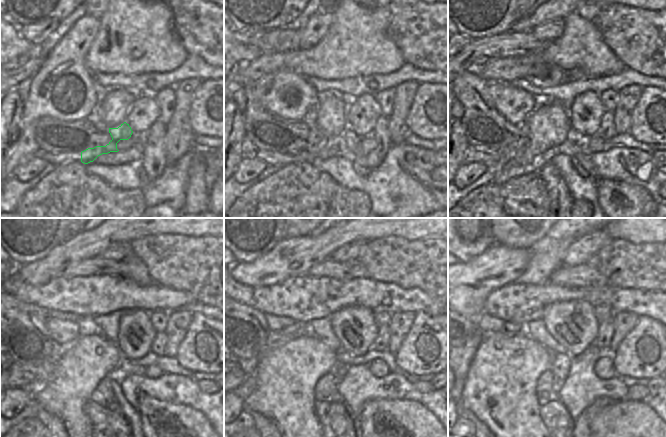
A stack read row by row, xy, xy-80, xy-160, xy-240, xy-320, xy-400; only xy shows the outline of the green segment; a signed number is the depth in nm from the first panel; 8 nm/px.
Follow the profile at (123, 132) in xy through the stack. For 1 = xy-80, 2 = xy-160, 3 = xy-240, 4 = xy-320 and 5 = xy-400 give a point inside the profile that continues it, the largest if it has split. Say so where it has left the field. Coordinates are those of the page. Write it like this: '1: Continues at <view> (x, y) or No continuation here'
1: Continues at xy-80 (348, 145)
2: Continues at xy-160 (579, 151)
3: Continues at xy-240 (161, 421)
4: Continues at xy-320 (382, 421)
5: Continues at xy-400 (626, 421)

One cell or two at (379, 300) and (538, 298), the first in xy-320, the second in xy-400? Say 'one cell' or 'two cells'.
one cell

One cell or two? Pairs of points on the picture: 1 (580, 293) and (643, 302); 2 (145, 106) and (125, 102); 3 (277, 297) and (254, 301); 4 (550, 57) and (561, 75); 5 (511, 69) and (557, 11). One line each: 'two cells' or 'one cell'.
1: one cell
2: two cells
3: one cell
4: two cells
5: two cells

